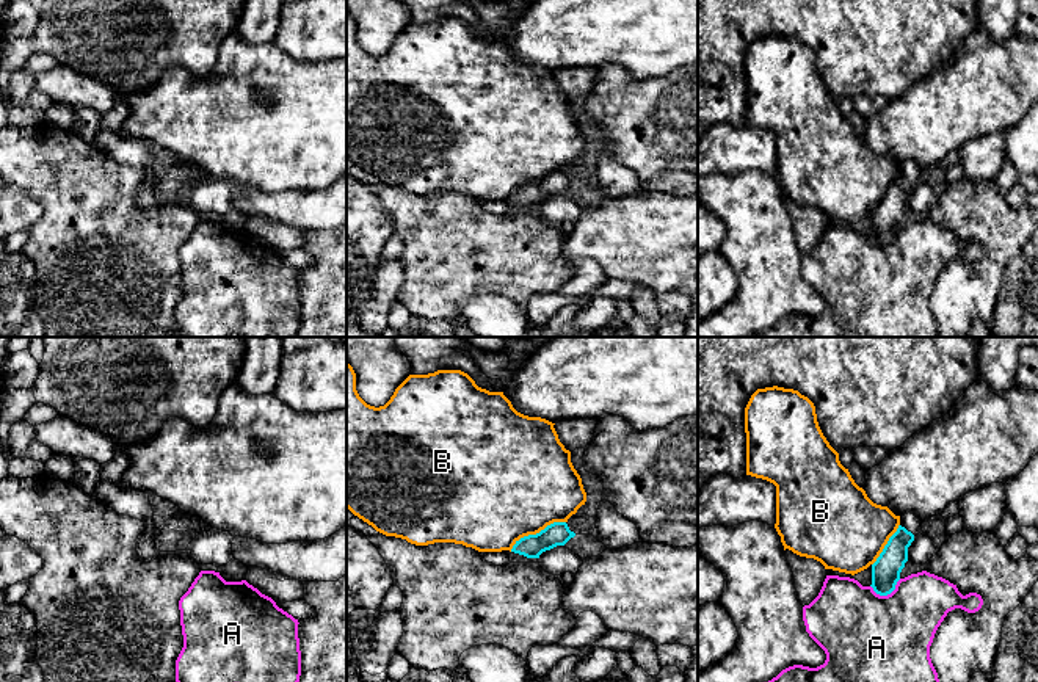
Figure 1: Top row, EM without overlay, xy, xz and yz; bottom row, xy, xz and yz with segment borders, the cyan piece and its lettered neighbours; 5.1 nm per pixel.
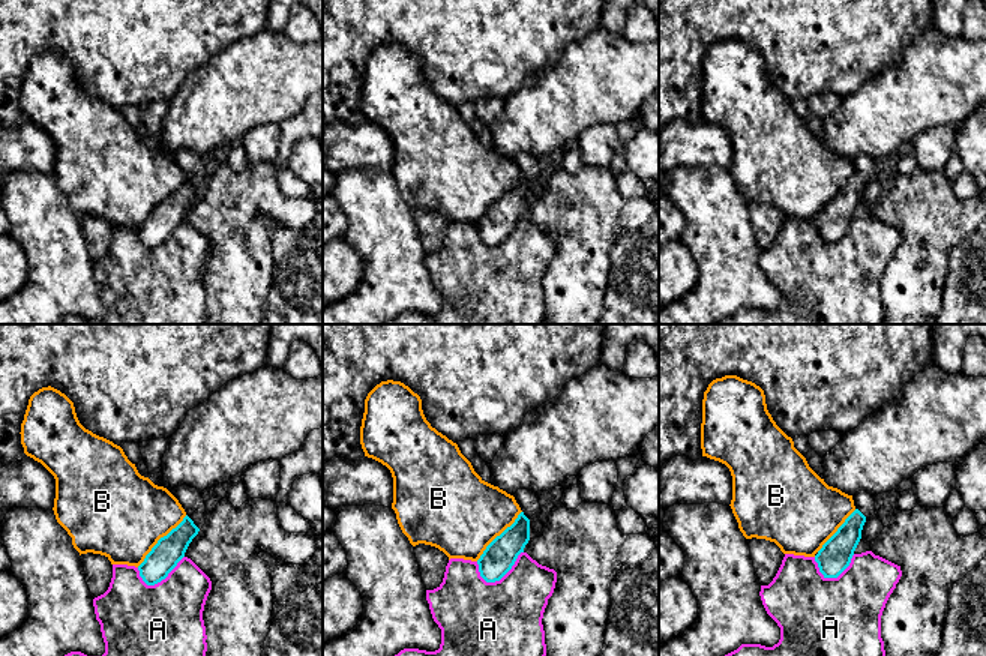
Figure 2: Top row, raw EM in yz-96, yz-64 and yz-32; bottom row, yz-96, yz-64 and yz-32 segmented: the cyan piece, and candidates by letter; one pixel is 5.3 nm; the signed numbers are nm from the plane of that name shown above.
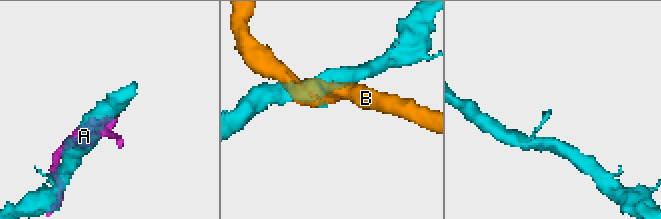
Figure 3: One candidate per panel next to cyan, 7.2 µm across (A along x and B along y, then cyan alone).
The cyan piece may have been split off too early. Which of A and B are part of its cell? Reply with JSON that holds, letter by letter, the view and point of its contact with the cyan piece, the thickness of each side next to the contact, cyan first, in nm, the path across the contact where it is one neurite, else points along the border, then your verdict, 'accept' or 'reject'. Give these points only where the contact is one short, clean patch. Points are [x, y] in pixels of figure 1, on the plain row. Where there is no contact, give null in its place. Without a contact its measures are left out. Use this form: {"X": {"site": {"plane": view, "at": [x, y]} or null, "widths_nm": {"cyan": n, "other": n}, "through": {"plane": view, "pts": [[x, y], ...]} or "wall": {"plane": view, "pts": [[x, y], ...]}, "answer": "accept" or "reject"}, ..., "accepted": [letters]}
{"A": {"site": {"plane": "yz", "at": [886, 243]}, "widths_nm": {"cyan": 150, "other": 500}, "answer": "reject"}, "B": {"site": {"plane": "xz", "at": [537, 182]}, "widths_nm": {"cyan": 120, "other": 480}, "answer": "reject"}, "accepted": []}

